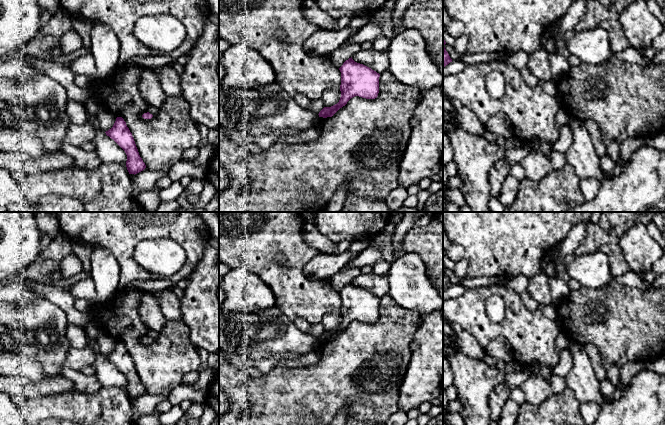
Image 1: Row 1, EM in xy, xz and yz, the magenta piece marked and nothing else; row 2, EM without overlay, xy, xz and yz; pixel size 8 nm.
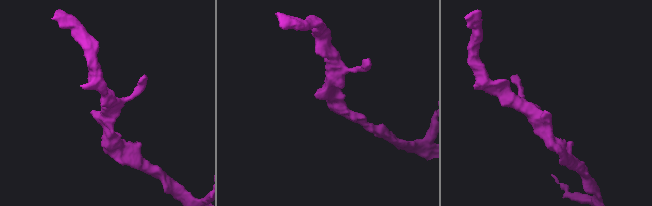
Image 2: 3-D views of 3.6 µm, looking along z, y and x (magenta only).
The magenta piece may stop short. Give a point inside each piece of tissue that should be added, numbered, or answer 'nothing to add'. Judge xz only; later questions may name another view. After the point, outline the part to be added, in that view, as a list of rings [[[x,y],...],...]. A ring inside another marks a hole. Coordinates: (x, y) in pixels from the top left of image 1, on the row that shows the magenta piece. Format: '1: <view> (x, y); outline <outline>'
nothing to add

